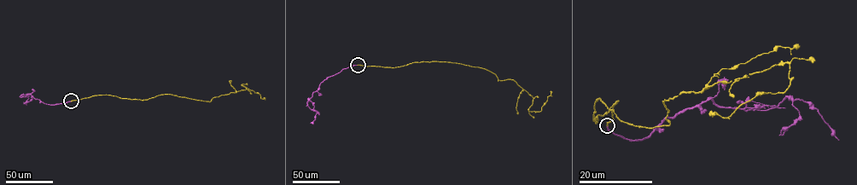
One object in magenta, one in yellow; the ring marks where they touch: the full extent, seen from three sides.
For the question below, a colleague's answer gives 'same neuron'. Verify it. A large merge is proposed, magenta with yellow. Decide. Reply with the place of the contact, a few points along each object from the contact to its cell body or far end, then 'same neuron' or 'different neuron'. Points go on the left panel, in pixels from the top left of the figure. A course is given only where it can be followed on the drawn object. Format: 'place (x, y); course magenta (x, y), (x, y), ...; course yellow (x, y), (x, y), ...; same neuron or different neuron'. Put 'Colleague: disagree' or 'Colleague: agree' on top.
Colleague: disagree
place (71, 101); course magenta (71, 101), (52, 105), (43, 103), (30, 94), (20, 97), (29, 94), (26, 105); course yellow (71, 101), (107, 95), (148, 100), (168, 94), (210, 101), (212, 98), (247, 89), (241, 84), (264, 98); different neuron

